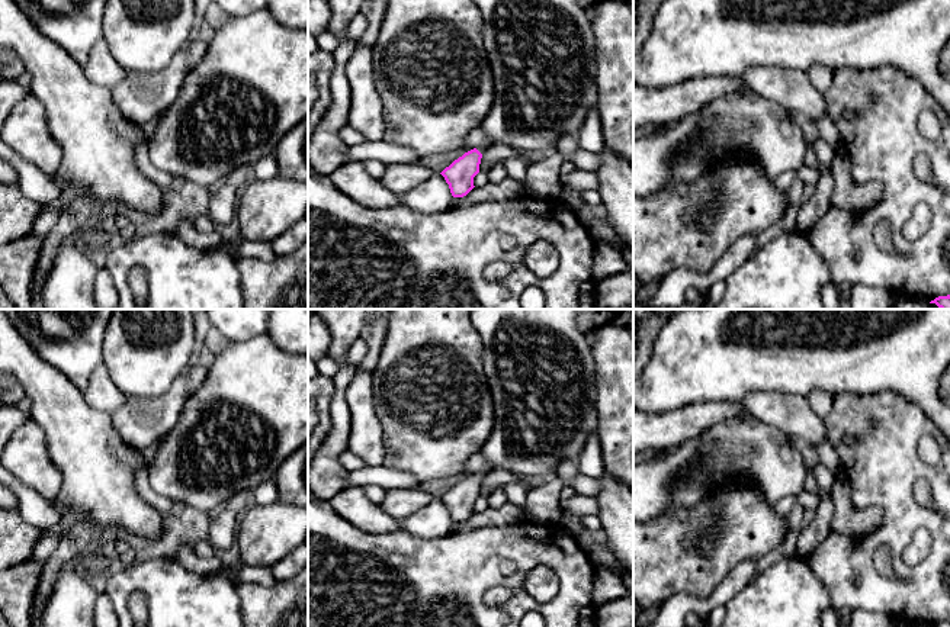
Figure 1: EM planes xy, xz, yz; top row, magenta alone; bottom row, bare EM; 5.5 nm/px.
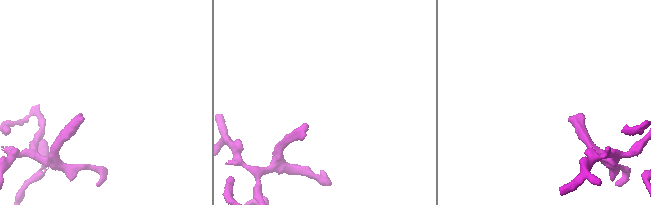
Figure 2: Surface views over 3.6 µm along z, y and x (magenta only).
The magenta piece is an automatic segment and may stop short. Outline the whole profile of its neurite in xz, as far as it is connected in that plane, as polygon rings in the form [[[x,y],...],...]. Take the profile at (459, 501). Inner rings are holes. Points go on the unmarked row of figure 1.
[[[471,309],[484,345],[482,369],[494,402],[494,428],[481,454],[488,467],[455,485],[440,499],[453,522],[475,511],[482,479],[494,470],[543,482],[562,460],[578,460],[587,438],[597,433],[597,366],[593,347],[577,324],[580,309]]]

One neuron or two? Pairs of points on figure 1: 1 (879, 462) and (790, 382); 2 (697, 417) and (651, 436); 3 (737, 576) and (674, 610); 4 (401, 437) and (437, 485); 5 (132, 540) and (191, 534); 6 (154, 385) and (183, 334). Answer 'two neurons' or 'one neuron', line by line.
1: two neurons
2: one neuron
3: one neuron
4: two neurons
5: one neuron
6: one neuron

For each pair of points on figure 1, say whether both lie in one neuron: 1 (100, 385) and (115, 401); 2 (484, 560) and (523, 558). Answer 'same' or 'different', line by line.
1: same
2: same

